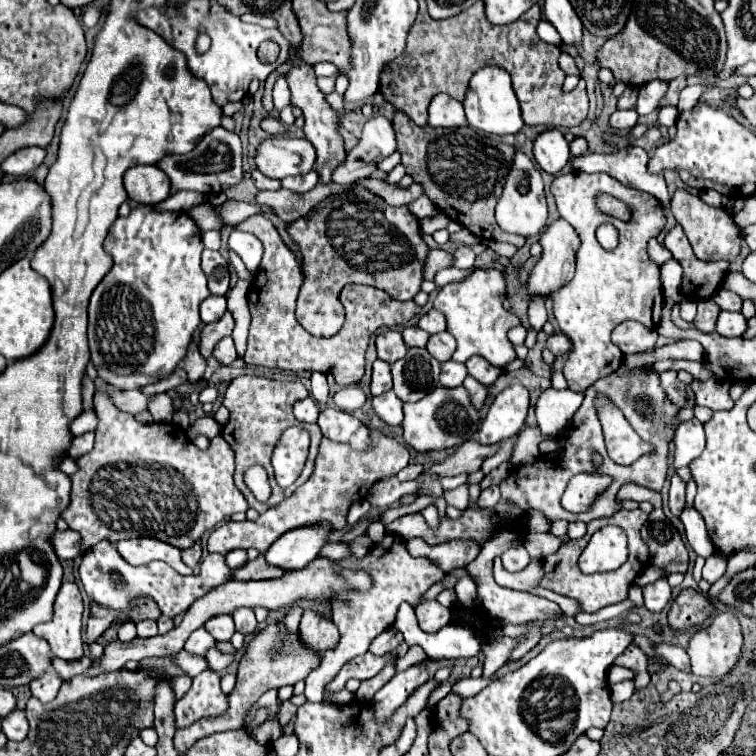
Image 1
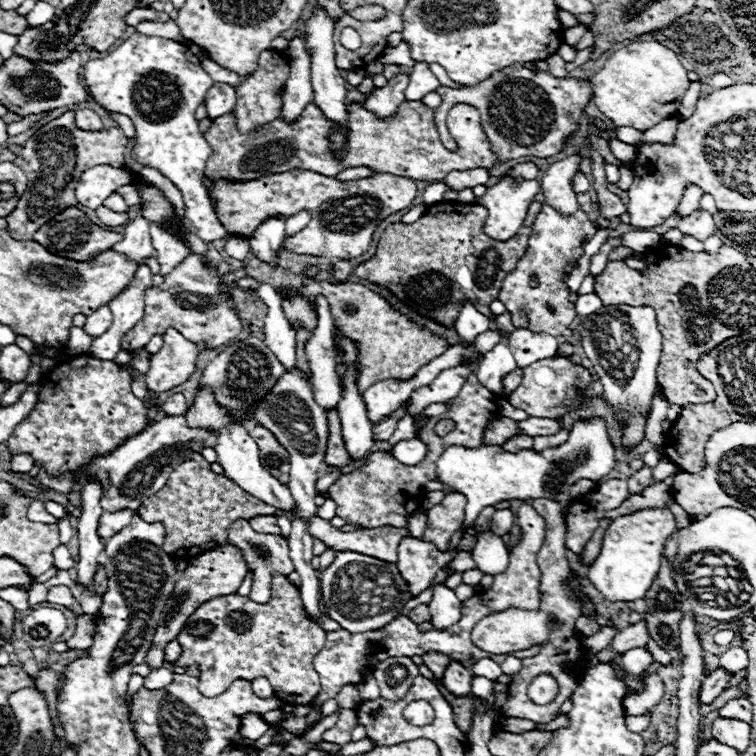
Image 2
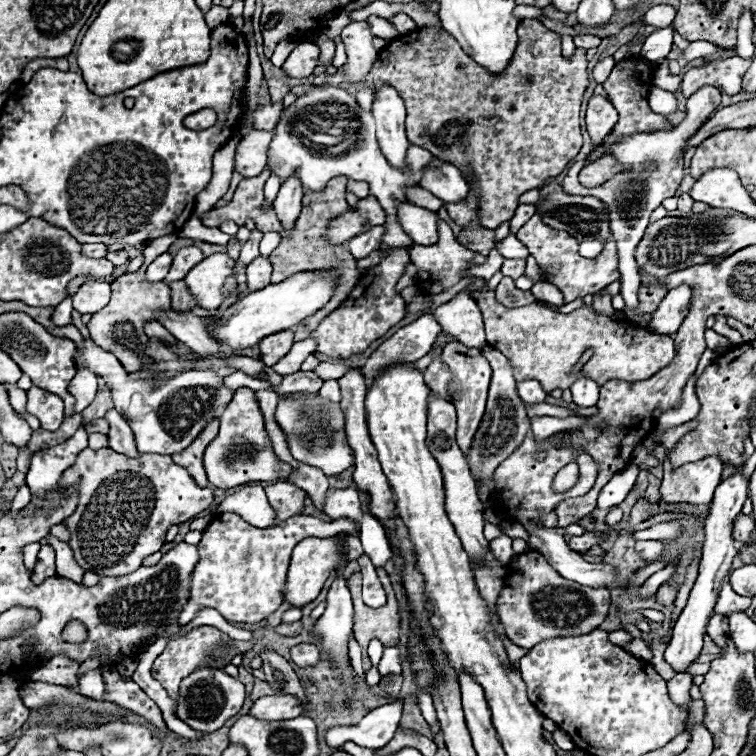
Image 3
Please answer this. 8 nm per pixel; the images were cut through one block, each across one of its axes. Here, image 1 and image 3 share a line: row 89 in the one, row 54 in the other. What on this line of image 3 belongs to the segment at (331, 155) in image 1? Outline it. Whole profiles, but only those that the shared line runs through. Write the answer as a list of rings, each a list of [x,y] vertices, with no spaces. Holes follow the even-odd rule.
[[[302,42],[290,52],[282,70],[288,78],[306,78],[316,68],[318,56],[320,56],[320,48],[314,42]]]

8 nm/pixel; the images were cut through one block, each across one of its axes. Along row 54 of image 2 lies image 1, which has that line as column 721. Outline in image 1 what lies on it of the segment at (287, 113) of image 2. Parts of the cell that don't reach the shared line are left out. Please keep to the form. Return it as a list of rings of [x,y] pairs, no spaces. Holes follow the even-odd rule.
[[[718,290],[716,296],[712,296],[714,302],[722,308],[722,310],[730,310],[730,312],[740,312],[742,308],[742,298],[736,296],[734,292],[730,290]]]

